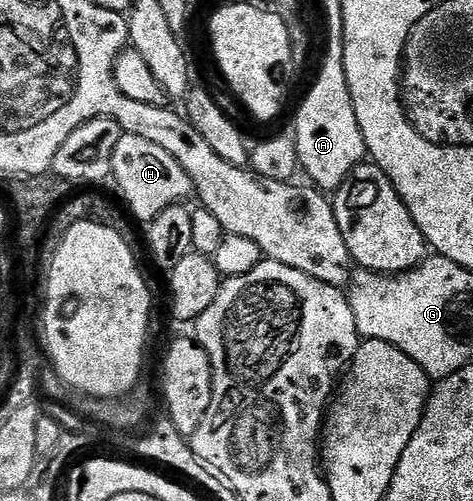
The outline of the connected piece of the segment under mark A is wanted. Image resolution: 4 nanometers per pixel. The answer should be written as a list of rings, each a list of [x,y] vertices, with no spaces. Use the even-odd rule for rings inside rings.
[[[339,20],[329,26],[329,51],[325,63],[313,82],[313,87],[305,94],[301,107],[297,110],[297,134],[295,133],[300,169],[314,187],[325,192],[340,188],[343,180],[362,162],[367,151],[359,120],[355,116],[355,104],[347,84],[345,71],[345,29]]]

